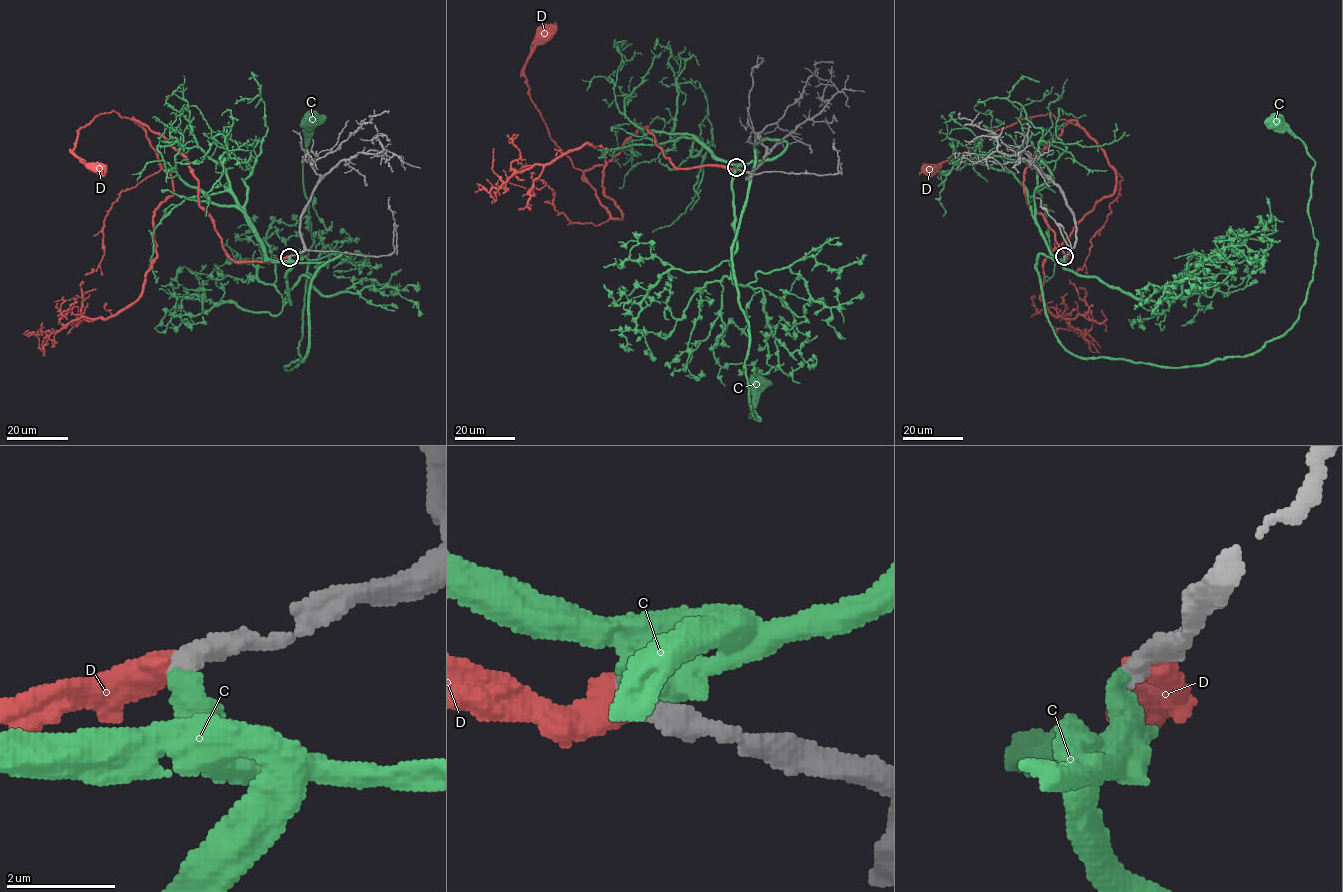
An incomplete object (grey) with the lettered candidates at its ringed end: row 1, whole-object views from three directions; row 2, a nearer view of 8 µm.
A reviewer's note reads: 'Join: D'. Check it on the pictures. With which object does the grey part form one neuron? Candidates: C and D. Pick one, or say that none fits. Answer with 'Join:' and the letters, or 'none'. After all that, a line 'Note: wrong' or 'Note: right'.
Join: C
Note: wrong

